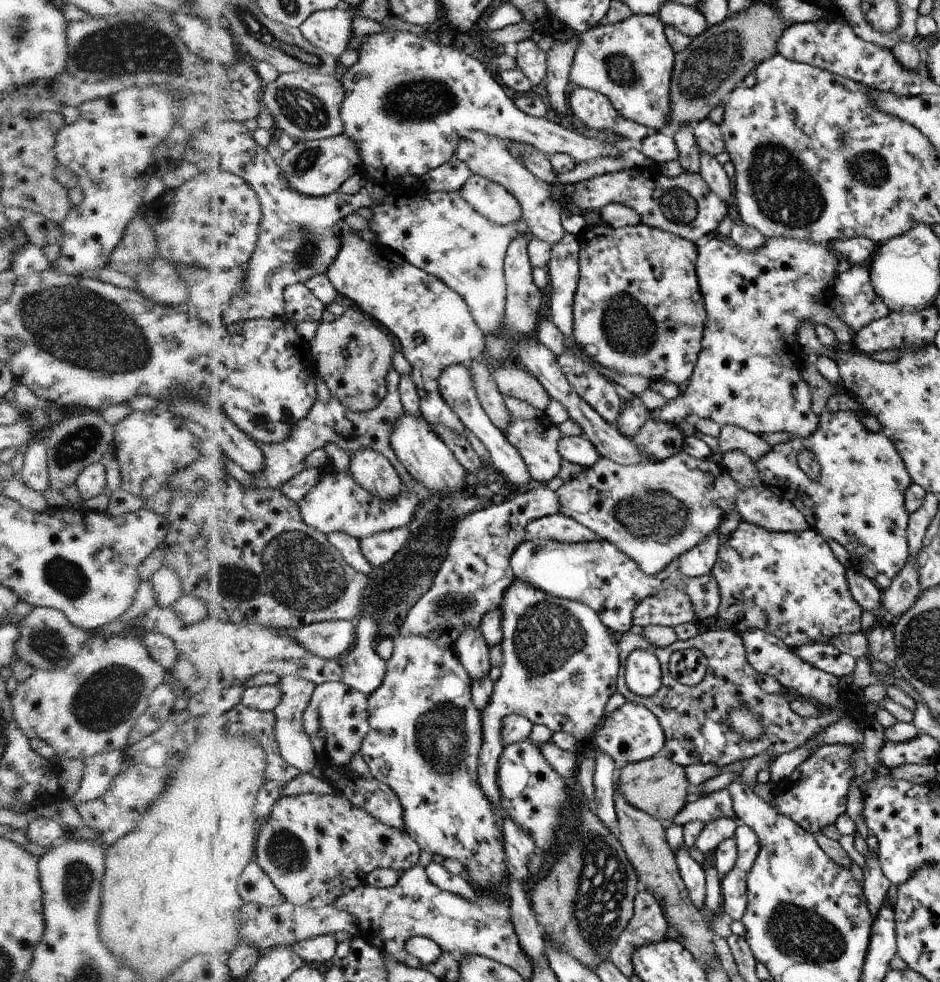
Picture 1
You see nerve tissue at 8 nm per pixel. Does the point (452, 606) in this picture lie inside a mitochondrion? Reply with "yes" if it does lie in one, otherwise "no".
yes

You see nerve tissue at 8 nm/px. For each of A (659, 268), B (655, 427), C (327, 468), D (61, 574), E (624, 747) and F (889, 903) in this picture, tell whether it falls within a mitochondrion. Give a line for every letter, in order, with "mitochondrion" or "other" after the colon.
A: other
B: other
C: other
D: mitochondrion
E: other
F: other

